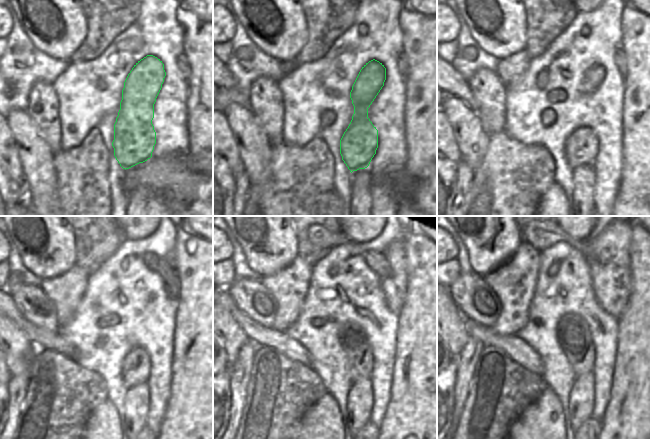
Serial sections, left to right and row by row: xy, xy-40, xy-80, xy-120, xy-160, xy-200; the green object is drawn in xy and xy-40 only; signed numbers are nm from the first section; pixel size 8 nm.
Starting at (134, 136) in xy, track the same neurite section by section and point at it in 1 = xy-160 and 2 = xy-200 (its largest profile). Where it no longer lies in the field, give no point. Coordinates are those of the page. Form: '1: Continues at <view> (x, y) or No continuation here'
1: Continues at xy-160 (365, 370)
2: Continues at xy-200 (590, 368).

